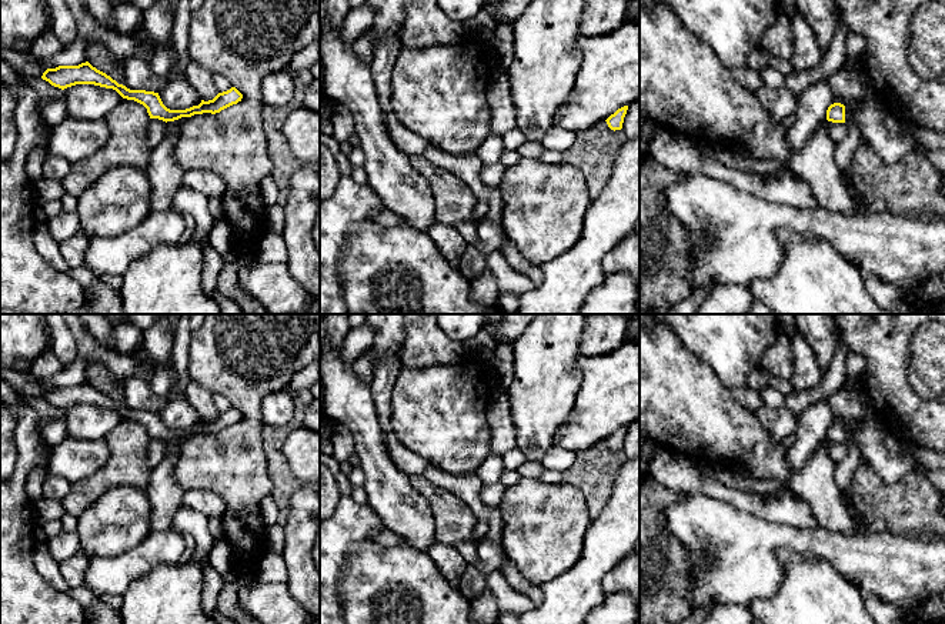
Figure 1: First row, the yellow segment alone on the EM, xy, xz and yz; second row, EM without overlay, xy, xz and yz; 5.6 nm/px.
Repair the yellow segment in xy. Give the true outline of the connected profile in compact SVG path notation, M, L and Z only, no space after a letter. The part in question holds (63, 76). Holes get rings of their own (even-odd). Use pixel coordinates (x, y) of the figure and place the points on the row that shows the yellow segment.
M89 61L79 66L59 66L56 69L47 69L43 73L41 79L61 90L76 84L94 84L106 89L113 89L123 99L134 100L143 104L147 109L150 119L158 119L166 123L178 120L181 117L191 117L194 114L216 114L233 104L237 104L243 99L243 94L236 87L231 87L227 91L218 93L213 100L201 100L198 106L193 106L186 110L170 110L163 104L158 93L146 90L130 90L126 86L118 84L106 73L93 67Z

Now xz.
M628 106L618 109L614 114L611 114L605 121L611 130L621 130L624 117L627 114Z

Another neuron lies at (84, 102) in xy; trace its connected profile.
M76 84L64 89L64 103L69 117L83 121L104 120L123 100L113 89L94 84Z

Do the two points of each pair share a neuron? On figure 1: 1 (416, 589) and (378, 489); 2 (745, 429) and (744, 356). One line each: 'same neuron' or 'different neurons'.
1: different neurons
2: different neurons

